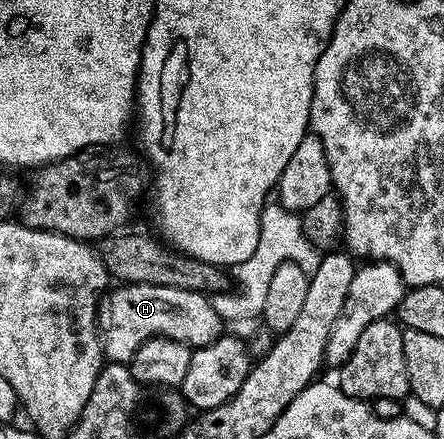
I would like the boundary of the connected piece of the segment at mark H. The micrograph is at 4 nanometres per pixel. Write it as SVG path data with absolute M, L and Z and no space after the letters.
M128 284L114 286L108 295L109 308L103 311L103 355L111 363L128 364L139 345L149 339L174 339L196 349L214 343L223 333L223 320L203 293L159 285Z

